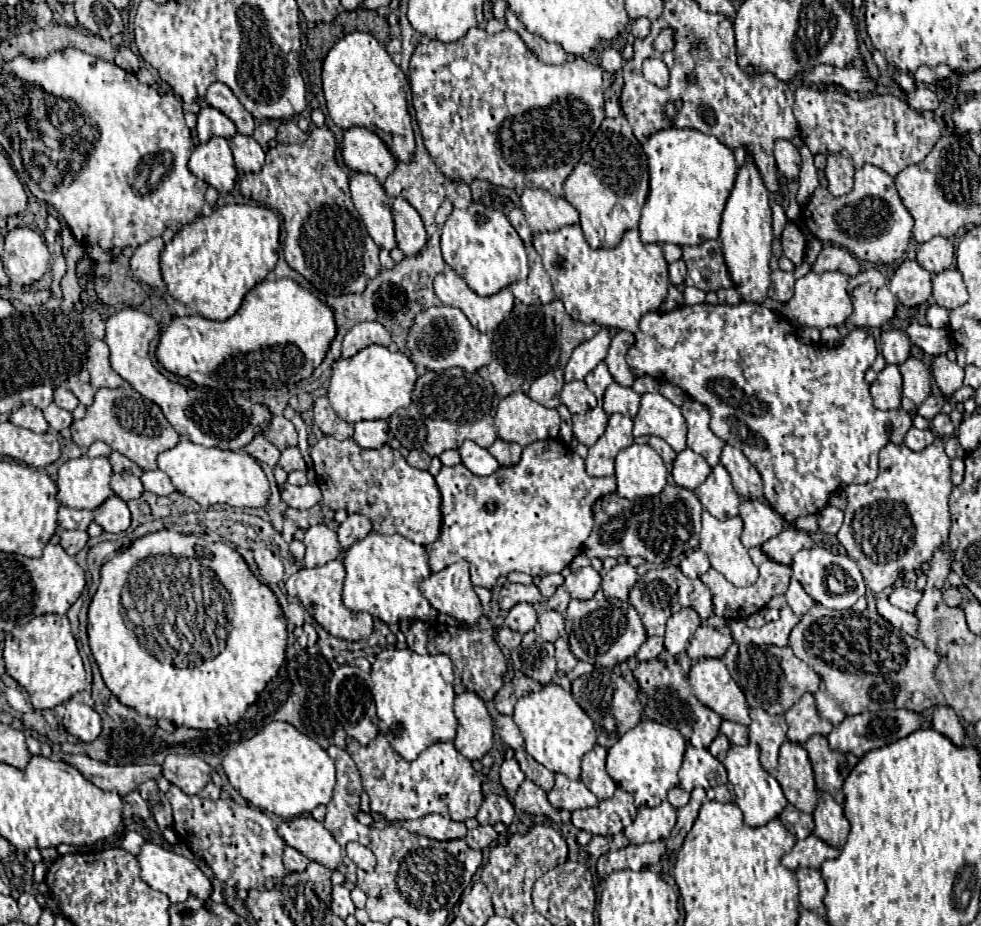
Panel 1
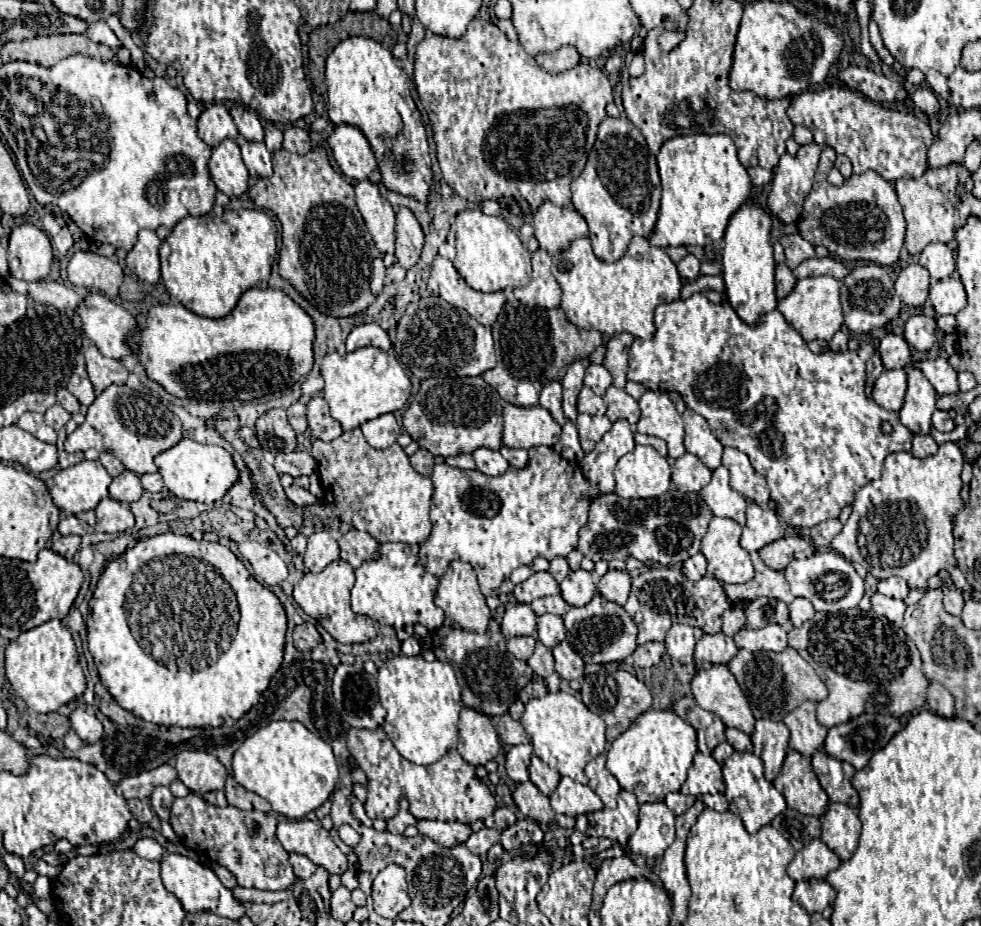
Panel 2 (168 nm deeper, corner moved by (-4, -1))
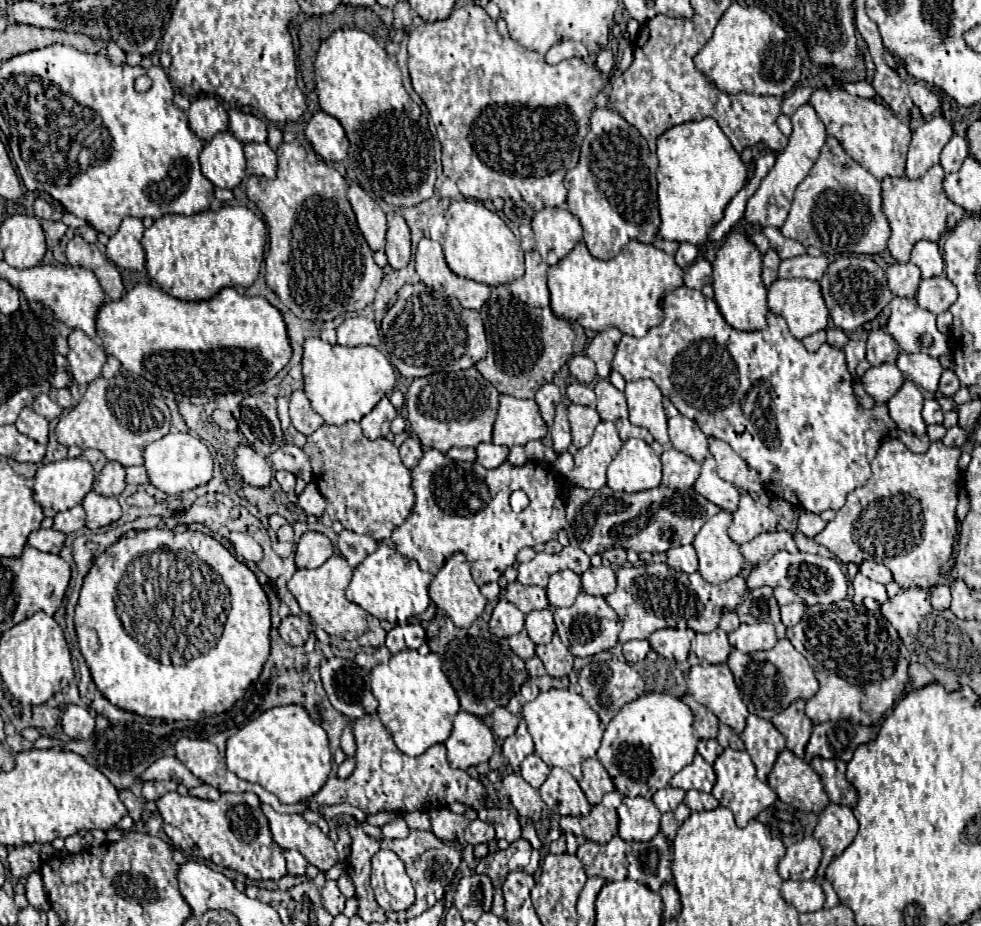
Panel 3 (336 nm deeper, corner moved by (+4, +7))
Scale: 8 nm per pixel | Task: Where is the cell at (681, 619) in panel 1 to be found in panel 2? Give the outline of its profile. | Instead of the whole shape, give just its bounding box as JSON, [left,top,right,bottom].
[664,625,702,663]

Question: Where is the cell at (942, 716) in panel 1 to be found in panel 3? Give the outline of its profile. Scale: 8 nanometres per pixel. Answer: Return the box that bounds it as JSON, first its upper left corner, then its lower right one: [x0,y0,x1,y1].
[908,663,934,689]

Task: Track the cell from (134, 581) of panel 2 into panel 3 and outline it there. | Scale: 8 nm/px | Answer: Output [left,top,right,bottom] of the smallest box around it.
[74,529,270,721]

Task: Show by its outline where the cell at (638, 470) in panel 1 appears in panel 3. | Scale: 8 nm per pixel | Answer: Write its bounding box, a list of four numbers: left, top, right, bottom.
[608,439,660,493]

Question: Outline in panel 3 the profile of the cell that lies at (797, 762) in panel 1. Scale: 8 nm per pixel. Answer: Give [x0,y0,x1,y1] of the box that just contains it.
[768,749,830,815]

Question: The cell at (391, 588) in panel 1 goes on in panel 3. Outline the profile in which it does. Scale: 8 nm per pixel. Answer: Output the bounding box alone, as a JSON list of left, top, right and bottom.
[346,541,432,625]

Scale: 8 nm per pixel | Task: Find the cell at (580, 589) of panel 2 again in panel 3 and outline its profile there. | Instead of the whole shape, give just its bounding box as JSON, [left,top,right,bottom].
[546,569,582,609]

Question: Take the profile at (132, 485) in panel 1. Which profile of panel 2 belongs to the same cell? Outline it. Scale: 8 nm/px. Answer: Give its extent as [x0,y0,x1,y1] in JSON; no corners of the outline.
[110,471,144,503]

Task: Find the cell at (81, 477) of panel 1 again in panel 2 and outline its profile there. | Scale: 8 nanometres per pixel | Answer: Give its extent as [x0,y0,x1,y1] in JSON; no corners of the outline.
[50,461,112,513]

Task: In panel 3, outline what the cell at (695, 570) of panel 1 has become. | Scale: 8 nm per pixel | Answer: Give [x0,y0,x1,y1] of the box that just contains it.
[668,545,698,573]

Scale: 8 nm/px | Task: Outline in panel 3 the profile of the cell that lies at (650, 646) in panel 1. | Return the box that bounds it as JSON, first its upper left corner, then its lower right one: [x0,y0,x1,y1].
[622,641,650,663]

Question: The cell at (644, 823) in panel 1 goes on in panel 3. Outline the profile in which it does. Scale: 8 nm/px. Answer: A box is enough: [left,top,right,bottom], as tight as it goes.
[618,797,660,841]

